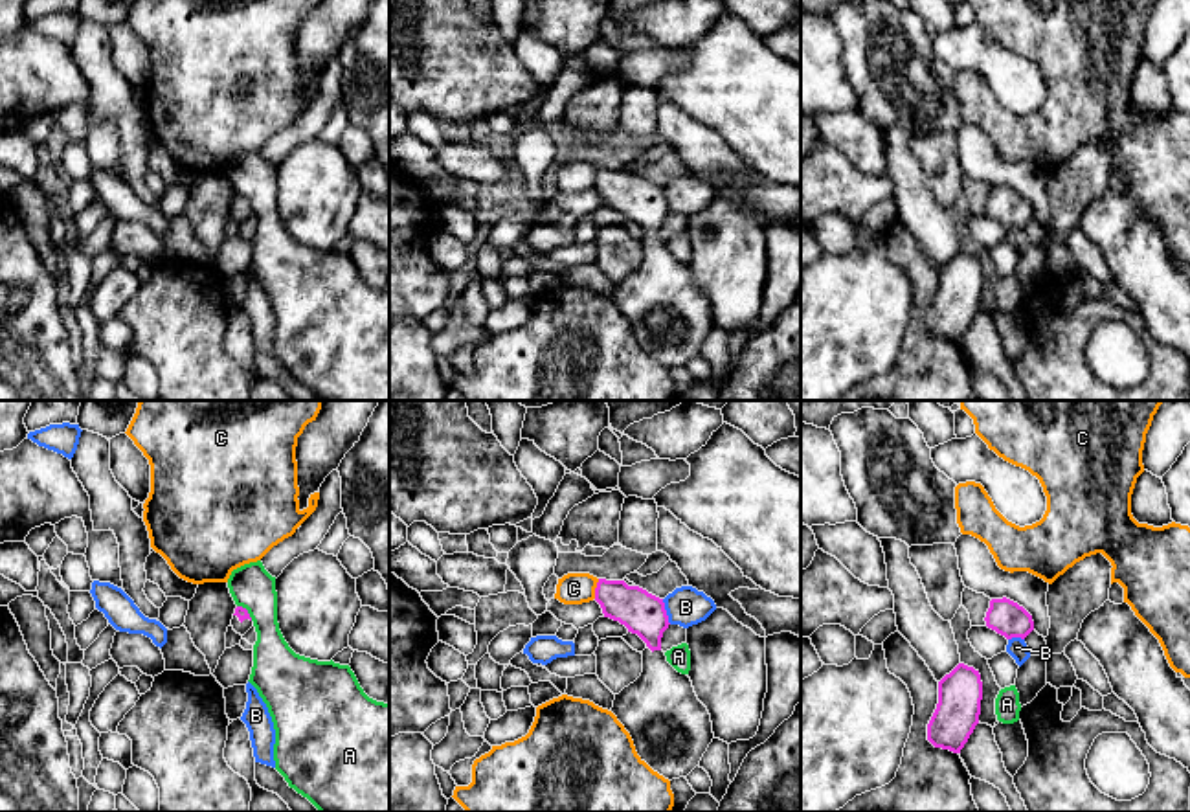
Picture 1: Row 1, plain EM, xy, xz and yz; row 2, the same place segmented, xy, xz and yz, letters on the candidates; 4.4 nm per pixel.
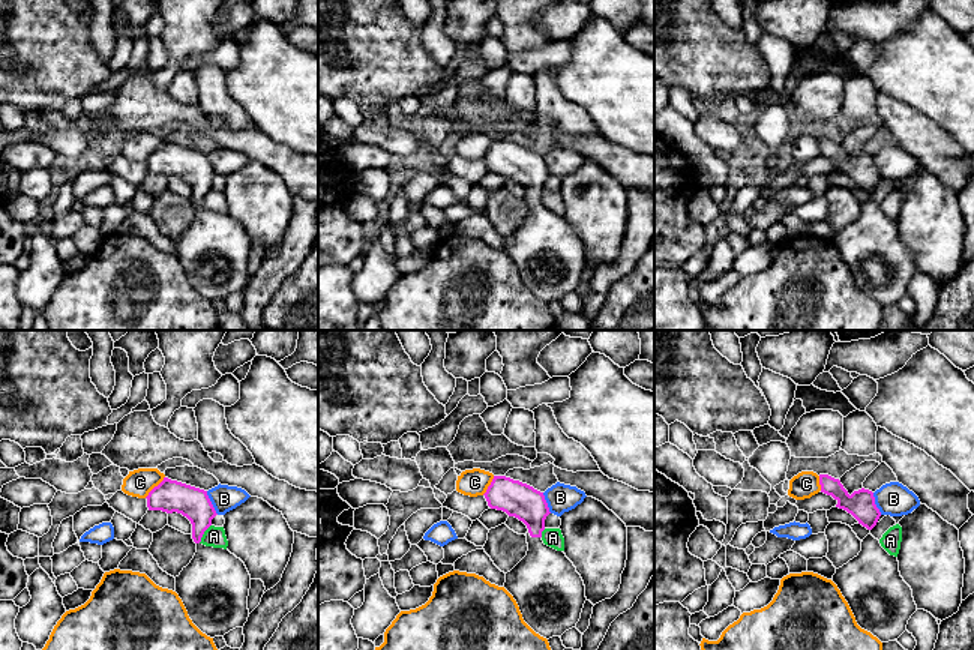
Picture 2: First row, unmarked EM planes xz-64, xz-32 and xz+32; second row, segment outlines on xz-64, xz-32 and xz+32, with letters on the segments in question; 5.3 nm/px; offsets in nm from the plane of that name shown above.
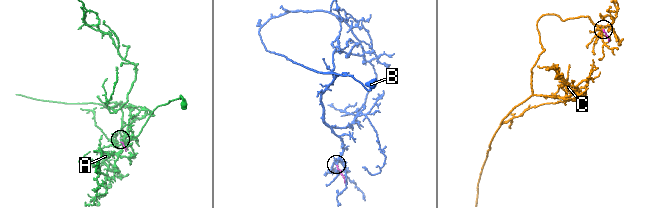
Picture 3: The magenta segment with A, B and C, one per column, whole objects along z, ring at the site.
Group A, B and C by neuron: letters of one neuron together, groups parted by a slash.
A / B / C

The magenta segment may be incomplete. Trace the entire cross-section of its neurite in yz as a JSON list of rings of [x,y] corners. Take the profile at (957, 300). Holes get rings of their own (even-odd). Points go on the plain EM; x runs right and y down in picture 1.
[[[959,252],[938,270],[938,292],[927,312],[935,336],[960,342],[979,312],[982,270],[979,259]]]

